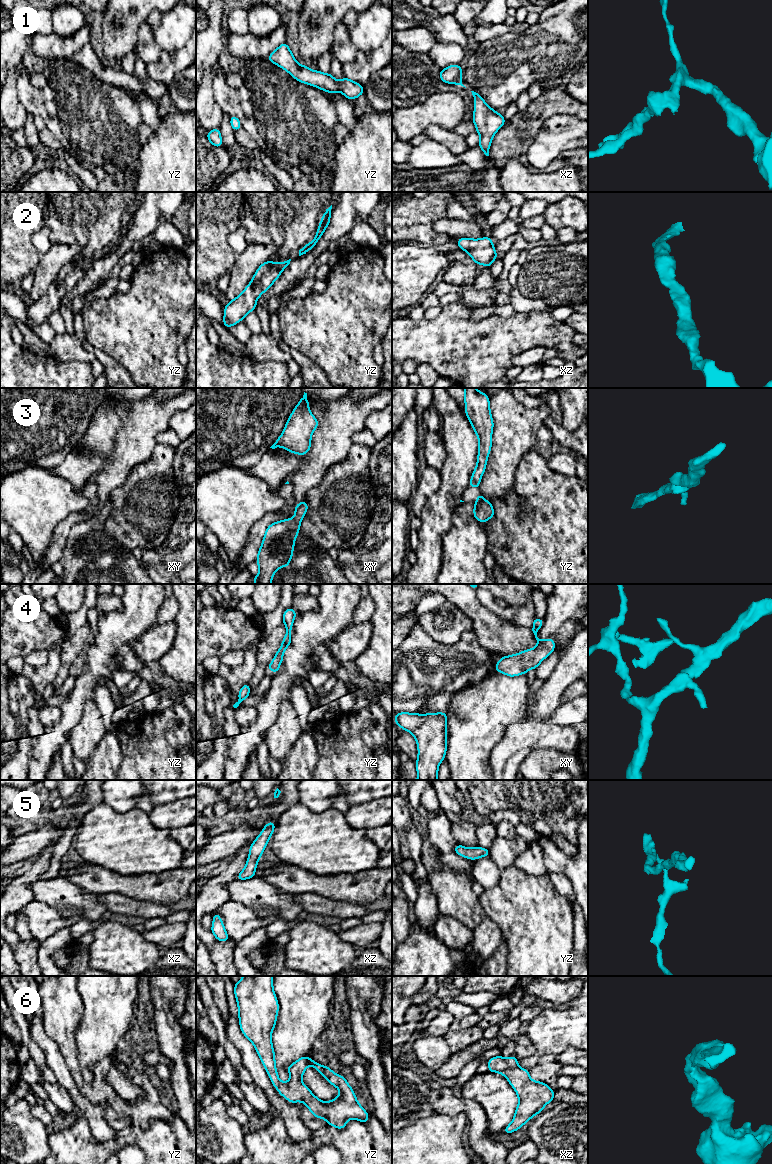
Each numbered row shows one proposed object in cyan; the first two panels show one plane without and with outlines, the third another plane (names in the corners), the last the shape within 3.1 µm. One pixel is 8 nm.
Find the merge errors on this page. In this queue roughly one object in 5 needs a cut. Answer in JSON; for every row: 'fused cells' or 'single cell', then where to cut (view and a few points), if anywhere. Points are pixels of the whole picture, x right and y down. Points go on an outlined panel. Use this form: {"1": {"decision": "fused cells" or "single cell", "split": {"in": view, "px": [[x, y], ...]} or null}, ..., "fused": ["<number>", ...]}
{"1": {"decision": "single cell", "split": null}, "2": {"decision": "single cell", "split": null}, "3": {"decision": "single cell", "split": null}, "4": {"decision": "single cell", "split": null}, "5": {"decision": "single cell", "split": null}, "6": {"decision": "single cell", "split": null}, "fused": []}

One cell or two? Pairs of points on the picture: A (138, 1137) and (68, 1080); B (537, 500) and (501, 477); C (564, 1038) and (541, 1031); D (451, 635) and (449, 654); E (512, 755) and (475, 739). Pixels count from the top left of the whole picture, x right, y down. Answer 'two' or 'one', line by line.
A: two
B: two
C: one
D: two
E: two

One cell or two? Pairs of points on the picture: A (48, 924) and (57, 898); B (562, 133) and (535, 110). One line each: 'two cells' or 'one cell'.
A: two cells
B: two cells

